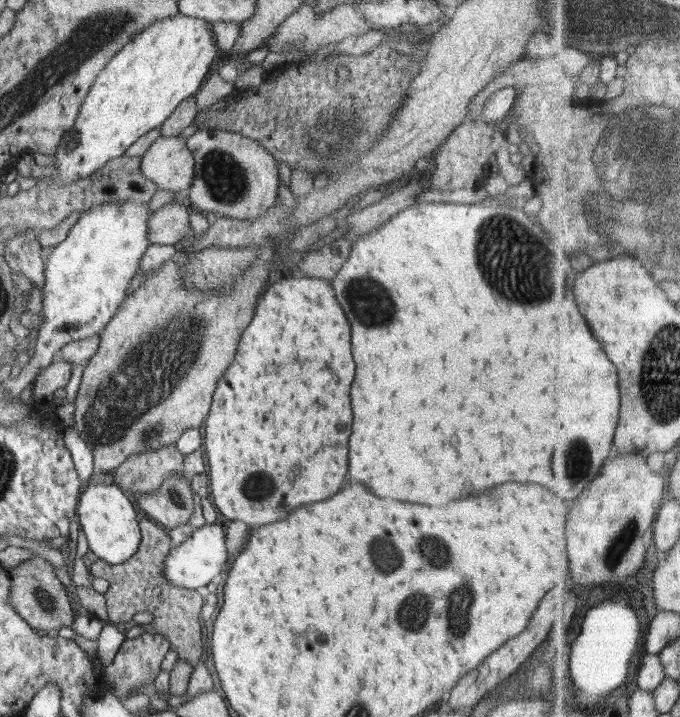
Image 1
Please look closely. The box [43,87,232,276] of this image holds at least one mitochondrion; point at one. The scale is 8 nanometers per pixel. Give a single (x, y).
(69, 141)

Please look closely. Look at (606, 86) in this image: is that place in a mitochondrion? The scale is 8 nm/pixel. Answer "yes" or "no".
no

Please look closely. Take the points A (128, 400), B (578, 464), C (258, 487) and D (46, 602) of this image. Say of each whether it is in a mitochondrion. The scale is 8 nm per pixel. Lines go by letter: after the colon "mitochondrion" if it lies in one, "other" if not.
A: mitochondrion
B: mitochondrion
C: mitochondrion
D: mitochondrion

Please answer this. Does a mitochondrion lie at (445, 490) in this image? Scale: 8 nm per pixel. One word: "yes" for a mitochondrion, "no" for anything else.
no

